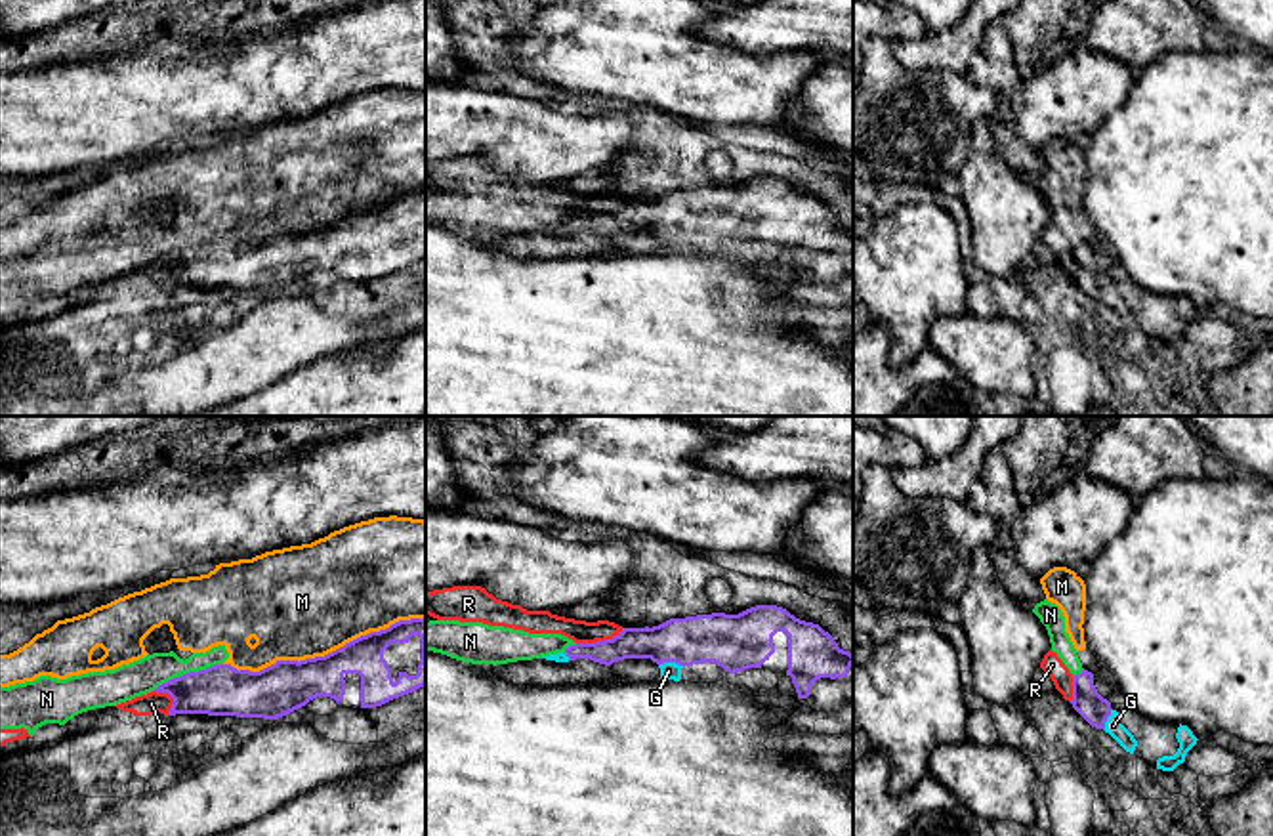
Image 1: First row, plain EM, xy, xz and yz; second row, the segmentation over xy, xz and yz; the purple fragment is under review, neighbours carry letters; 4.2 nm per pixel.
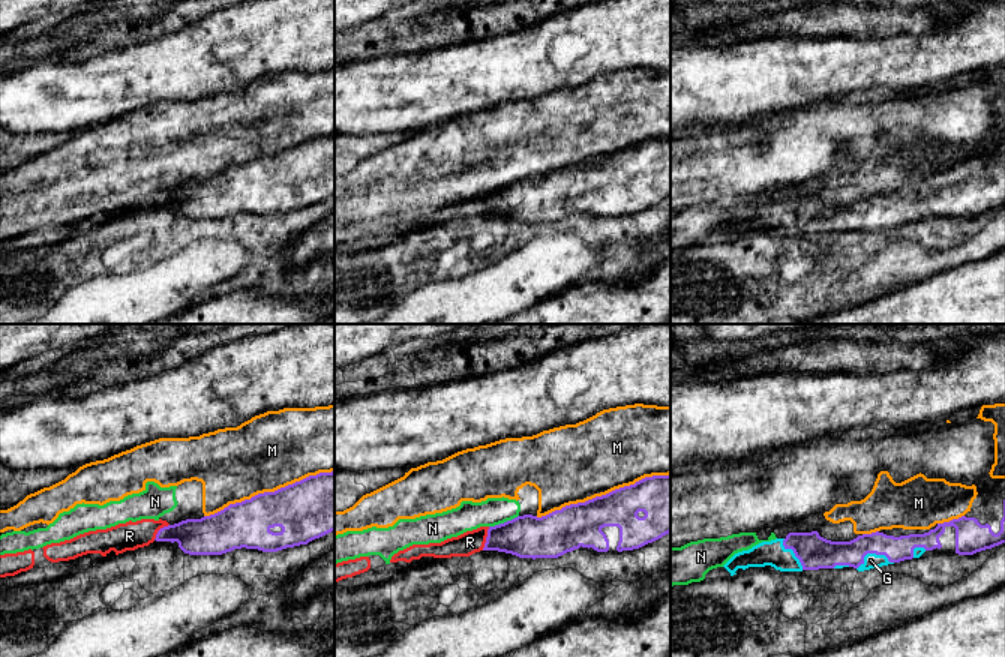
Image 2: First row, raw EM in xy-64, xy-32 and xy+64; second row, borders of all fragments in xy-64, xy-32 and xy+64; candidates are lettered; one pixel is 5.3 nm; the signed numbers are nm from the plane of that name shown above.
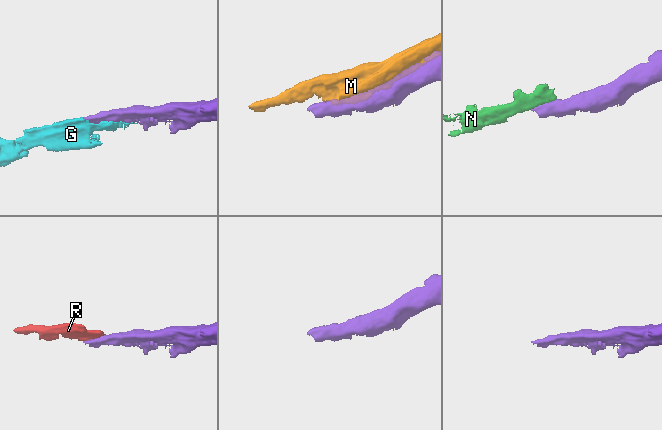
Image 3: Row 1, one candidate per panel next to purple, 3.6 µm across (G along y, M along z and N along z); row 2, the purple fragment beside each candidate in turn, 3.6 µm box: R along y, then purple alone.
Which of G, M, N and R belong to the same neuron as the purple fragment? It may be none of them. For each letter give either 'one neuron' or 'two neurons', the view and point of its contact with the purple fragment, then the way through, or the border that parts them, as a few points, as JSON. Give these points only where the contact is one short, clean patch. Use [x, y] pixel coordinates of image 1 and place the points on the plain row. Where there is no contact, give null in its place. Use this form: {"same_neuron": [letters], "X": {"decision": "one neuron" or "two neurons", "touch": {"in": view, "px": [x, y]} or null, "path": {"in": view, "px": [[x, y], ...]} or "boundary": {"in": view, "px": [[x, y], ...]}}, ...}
{"same_neuron": ["G"], "G": {"decision": "one neuron", "touch": {"in": "xz", "px": [670, 233]}}, "M": {"decision": "two neurons", "touch": {"in": "xy", "px": [325, 228]}}, "N": {"decision": "two neurons", "touch": {"in": "xy", "px": [189, 245]}, "boundary": {"in": "xy", "px": [[222, 235], [184, 245], [153, 262]]}}, "R": {"decision": "two neurons", "touch": {"in": "xz", "px": [600, 214]}, "boundary": {"in": "xz", "px": [[623, 201], [611, 210], [577, 216]]}}}

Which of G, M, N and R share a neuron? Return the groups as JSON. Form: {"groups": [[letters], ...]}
{"groups": [["G"], ["M", "N", "R"]]}

